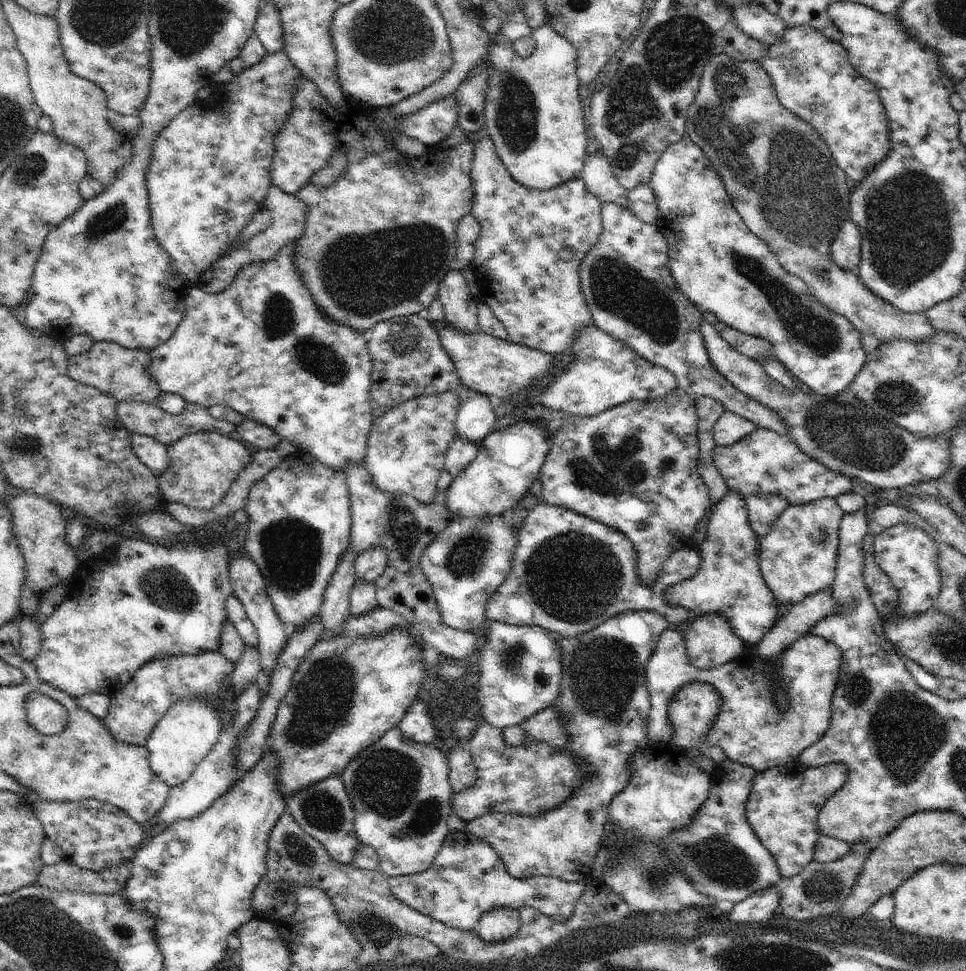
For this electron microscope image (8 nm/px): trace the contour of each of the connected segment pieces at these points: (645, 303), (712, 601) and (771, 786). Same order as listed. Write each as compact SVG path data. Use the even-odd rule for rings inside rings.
M601 203L601 221L603 231L600 235L599 241L592 247L592 250L588 251L588 254L582 259L579 266L581 291L584 295L588 310L592 315L595 325L599 326L604 332L614 335L617 339L622 339L624 342L627 342L627 345L632 347L632 350L636 351L637 356L640 355L642 358L645 358L654 364L667 368L677 378L677 386L680 391L698 398L714 397L725 406L725 410L735 412L736 414L751 420L753 423L756 423L757 427L775 430L778 434L786 435L787 426L783 423L778 413L774 413L773 410L762 406L759 402L754 401L748 395L740 392L740 390L738 390L731 382L728 382L728 379L724 378L724 375L720 374L719 370L712 364L706 348L706 341L704 340L701 331L701 322L703 319L702 313L678 288L675 278L672 276L672 271L670 270L669 244L667 237L663 234L663 232L660 232L655 224L649 225L648 223L642 222L642 220L632 214L632 212L628 209L622 208L614 203Z
M728 491L726 496L715 506L708 521L705 539L697 546L700 555L699 569L692 578L683 580L671 587L666 593L666 598L673 605L687 608L694 614L722 613L730 623L732 630L740 637L749 648L753 648L764 638L764 635L773 628L777 615L778 602L775 594L767 587L764 580L760 562L759 548L761 542L752 530L746 501L734 491Z
M796 760L787 765L772 767L755 774L745 804L745 813L757 839L774 857L782 877L791 879L800 874L813 861L814 845L821 835L817 823L818 813L824 803L842 788L848 776L847 772L848 767L841 762L820 765L819 767L807 767Z

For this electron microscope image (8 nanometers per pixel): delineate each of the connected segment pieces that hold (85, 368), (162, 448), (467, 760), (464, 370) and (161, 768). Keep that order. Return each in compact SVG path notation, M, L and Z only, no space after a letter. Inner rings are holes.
M100 341L86 352L67 357L66 369L74 380L110 393L117 404L122 401L153 403L162 392L149 369L153 350L129 349L112 341Z
M130 433L131 447L136 456L143 462L153 474L164 472L169 465L167 446L158 442L151 436Z
M454 745L447 755L447 763L453 792L468 790L475 781L475 764L470 751Z
M432 322L432 324L440 337L440 344L453 362L461 384L471 388L476 394L488 396L496 394L501 399L518 392L525 394L525 390L530 386L538 382L542 384L548 372L556 373L562 368L561 361L558 358L552 360L551 354L508 342L483 333L482 330L467 333L458 330L454 325L444 325L442 322Z
M185 699L171 705L145 744L154 774L170 788L184 784L215 745L221 730L219 715L207 703Z

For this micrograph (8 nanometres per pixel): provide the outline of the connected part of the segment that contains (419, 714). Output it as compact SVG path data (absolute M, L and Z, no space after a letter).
M421 699L414 702L396 727L404 733L404 738L411 738L417 743L432 743L436 738L432 716L426 702Z

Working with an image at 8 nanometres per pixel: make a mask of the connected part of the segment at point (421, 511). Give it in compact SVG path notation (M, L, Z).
M455 435L445 456L445 463L437 482L437 493L433 494L429 503L416 501L412 495L405 492L394 494L383 491L377 487L363 460L362 463L348 461L343 466L343 471L347 474L352 511L350 548L360 554L373 545L380 545L389 558L386 570L375 580L378 606L402 615L434 651L460 661L473 660L474 656L477 658L477 652L484 644L485 638L476 638L468 631L453 629L442 620L433 588L421 567L421 556L432 539L454 520L446 506L448 487L477 457L478 451L478 444Z

